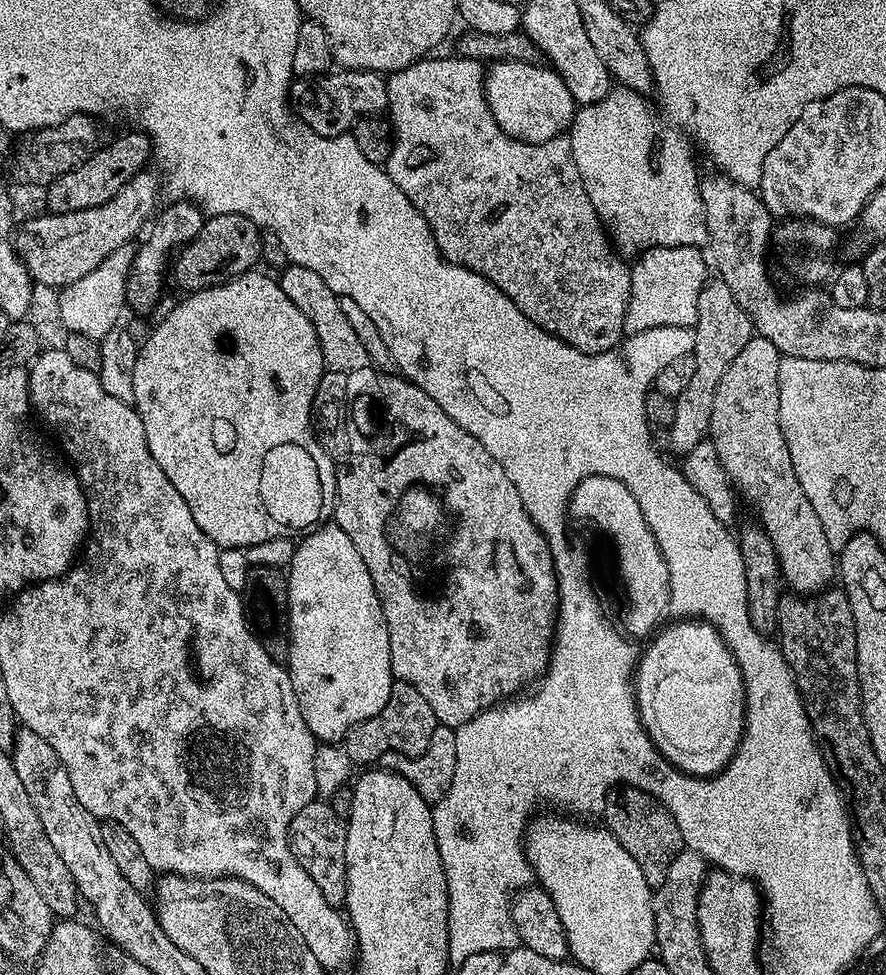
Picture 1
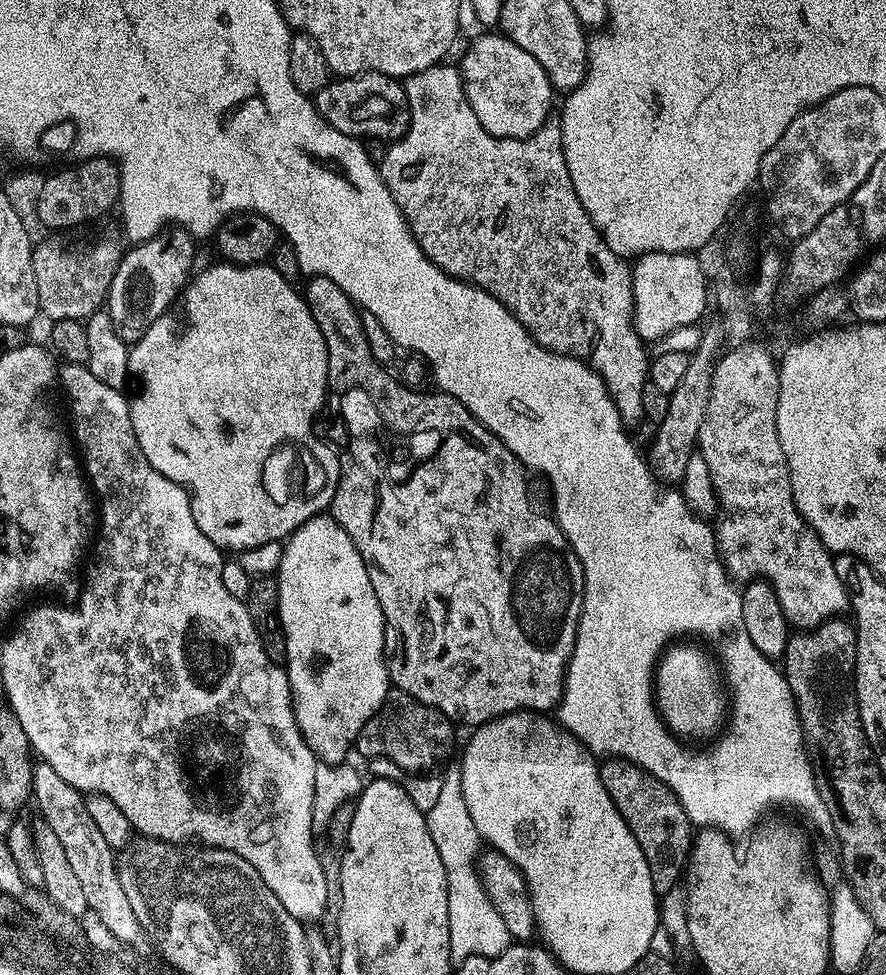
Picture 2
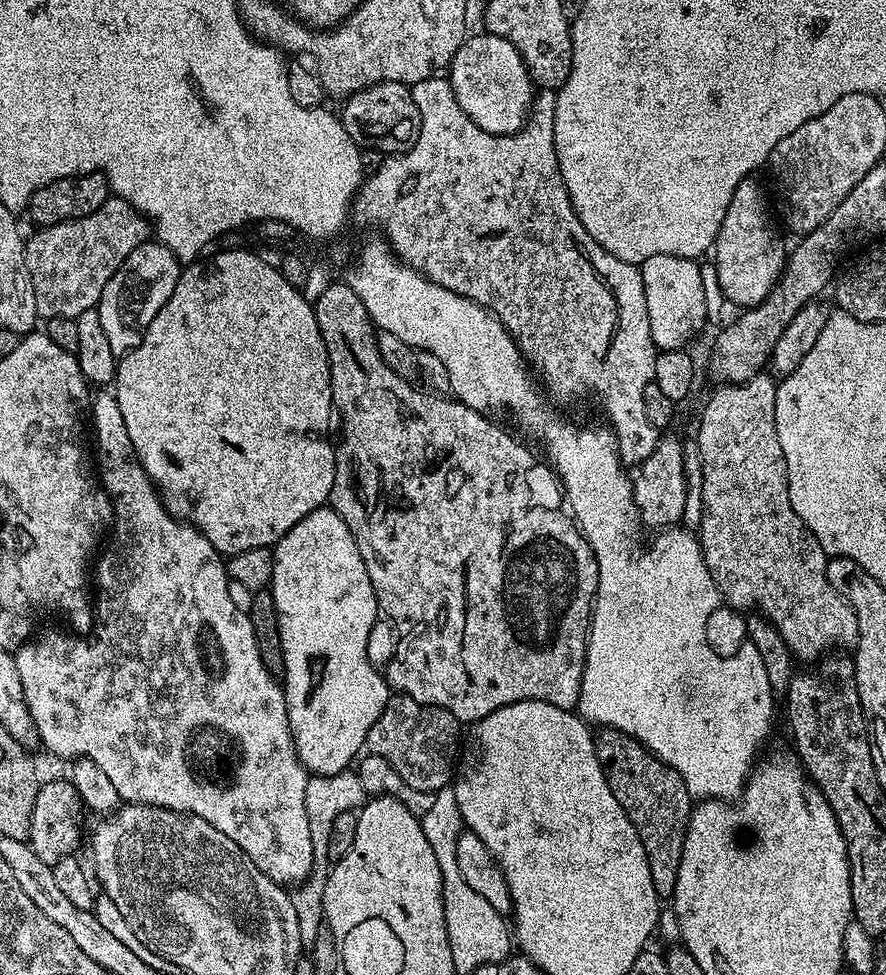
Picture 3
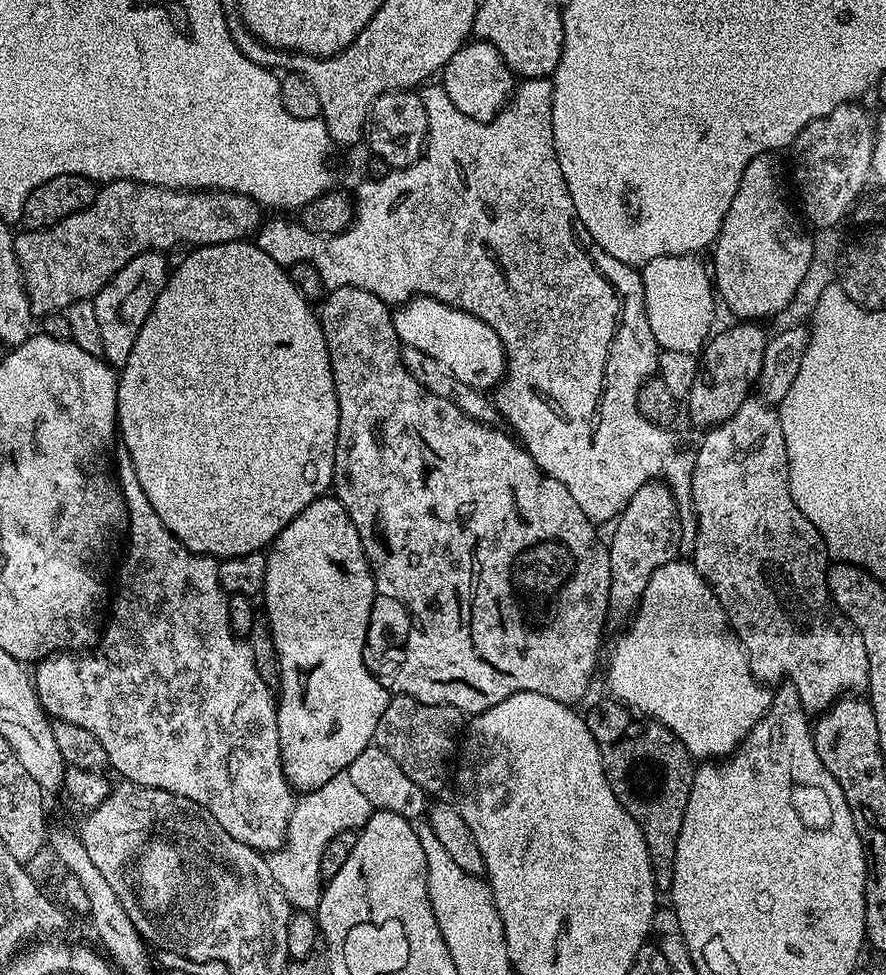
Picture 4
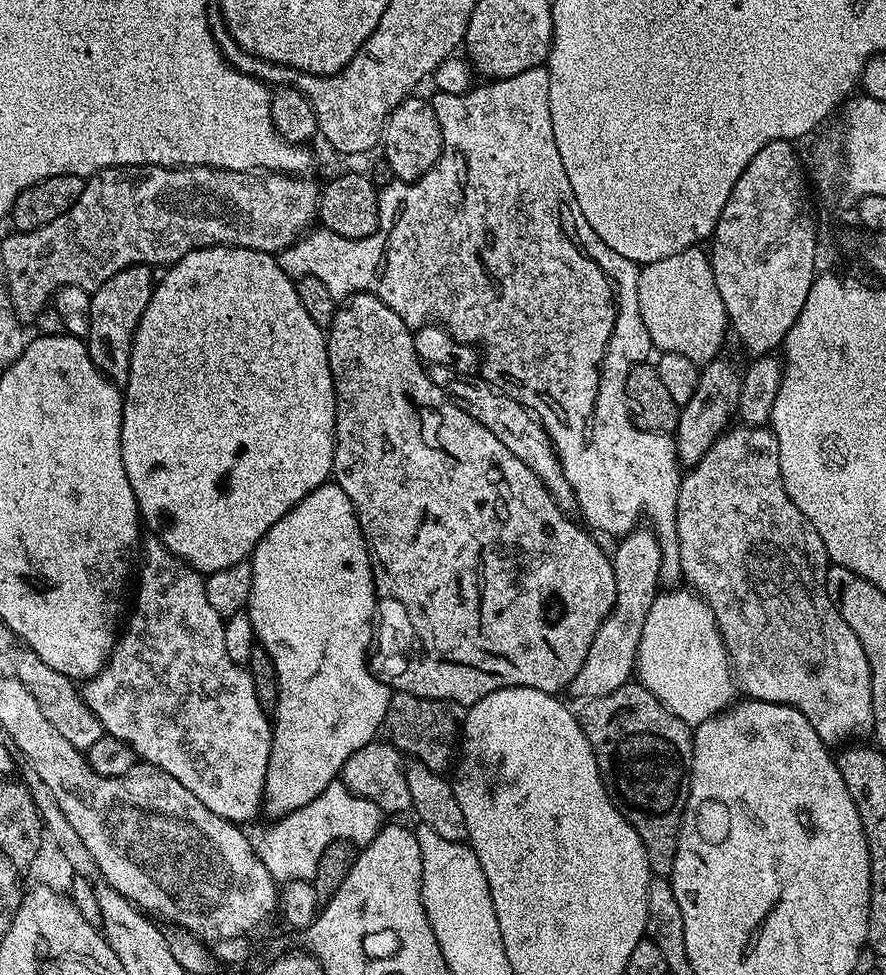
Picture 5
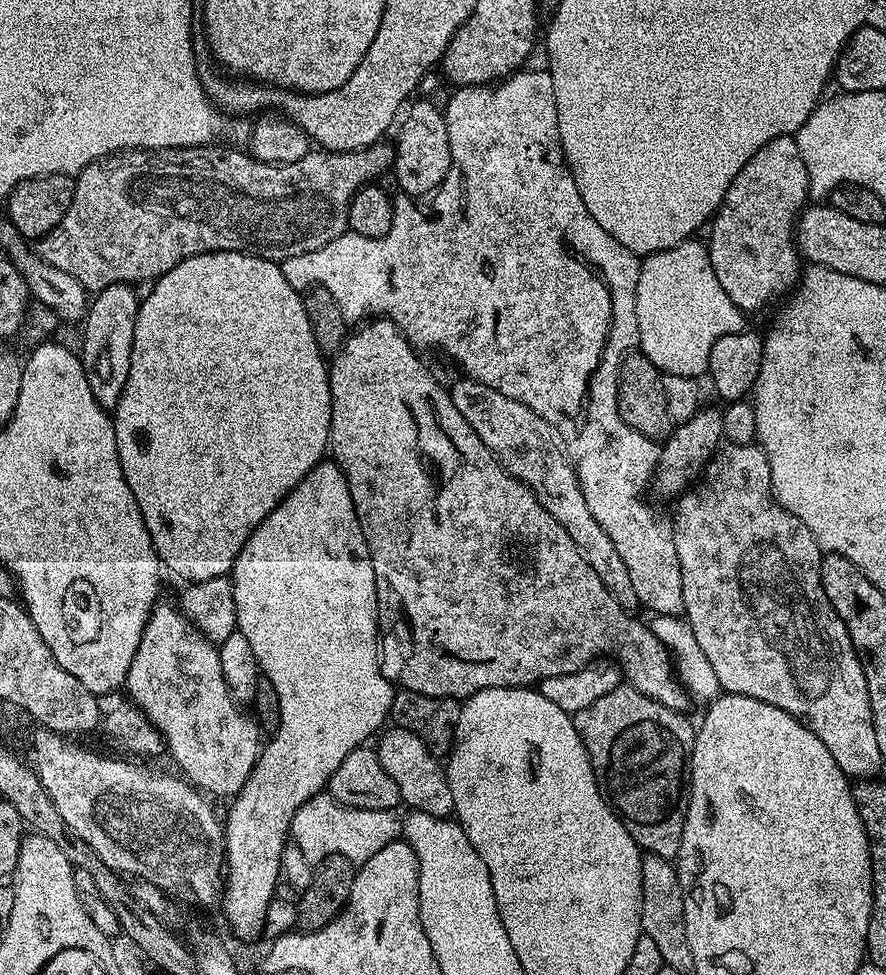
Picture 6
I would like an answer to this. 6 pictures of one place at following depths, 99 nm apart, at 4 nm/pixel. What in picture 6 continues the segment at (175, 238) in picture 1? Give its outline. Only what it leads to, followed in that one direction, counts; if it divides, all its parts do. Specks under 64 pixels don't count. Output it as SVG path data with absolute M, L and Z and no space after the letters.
M115 284L106 286L102 291L95 293L91 297L88 311L82 321L84 327L84 342L80 357L83 368L86 370L86 382L90 382L90 394L109 410L115 409L116 403L122 398L122 390L126 390L126 378L130 374L130 354L132 353L132 343L134 342L134 322L140 309L141 297L136 296L137 289L131 284Z

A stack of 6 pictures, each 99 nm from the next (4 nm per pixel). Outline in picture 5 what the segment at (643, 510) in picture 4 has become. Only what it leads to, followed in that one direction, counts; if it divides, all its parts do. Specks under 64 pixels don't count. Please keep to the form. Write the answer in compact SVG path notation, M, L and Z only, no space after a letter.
M635 527L627 536L619 537L617 544L620 545L617 546L616 553L613 551L610 556L616 579L616 597L612 612L606 620L600 623L600 629L592 633L592 649L588 652L586 662L567 687L567 691L573 692L580 699L580 702L602 698L606 694L614 694L614 690L618 690L623 684L629 683L633 679L636 671L636 651L642 634L642 626L646 622L646 614L650 610L650 606L655 602L662 588L660 567L664 555L660 552L660 543L651 527Z

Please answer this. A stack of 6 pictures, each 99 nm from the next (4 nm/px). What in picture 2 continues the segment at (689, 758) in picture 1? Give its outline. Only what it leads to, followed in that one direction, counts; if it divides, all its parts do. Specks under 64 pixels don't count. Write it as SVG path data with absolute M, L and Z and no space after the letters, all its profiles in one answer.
M692 642L666 648L654 673L654 703L664 724L677 737L691 740L715 737L728 718L728 694L715 659Z

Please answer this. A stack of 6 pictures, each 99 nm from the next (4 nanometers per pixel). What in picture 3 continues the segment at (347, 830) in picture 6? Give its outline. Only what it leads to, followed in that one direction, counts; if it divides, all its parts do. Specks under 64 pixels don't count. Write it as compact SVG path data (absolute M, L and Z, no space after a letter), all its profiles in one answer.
M352 770L329 776L312 776L304 793L306 794L306 818L310 822L310 838L314 842L314 858L317 863L312 865L312 872L291 893L291 897L295 913L298 914L301 942L305 949L311 950L317 937L318 926L325 921L324 887L328 881L329 869L323 868L323 863L320 862L327 861L327 839L330 838L330 828L334 818L338 818L343 812L351 813L353 810L363 808L366 803L366 793L362 782Z

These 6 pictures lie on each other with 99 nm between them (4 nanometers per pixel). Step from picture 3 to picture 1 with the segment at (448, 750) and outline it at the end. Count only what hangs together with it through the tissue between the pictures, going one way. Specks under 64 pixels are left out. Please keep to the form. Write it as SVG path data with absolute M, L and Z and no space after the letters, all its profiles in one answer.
M396 680L390 690L390 698L386 698L386 706L382 706L374 718L366 718L362 723L354 725L344 737L342 747L346 754L350 754L350 762L354 766L375 765L380 756L387 752L421 756L426 746L430 746L430 738L434 738L437 726L438 721L434 710L430 710L430 702L426 702L426 698L422 698L414 686Z

